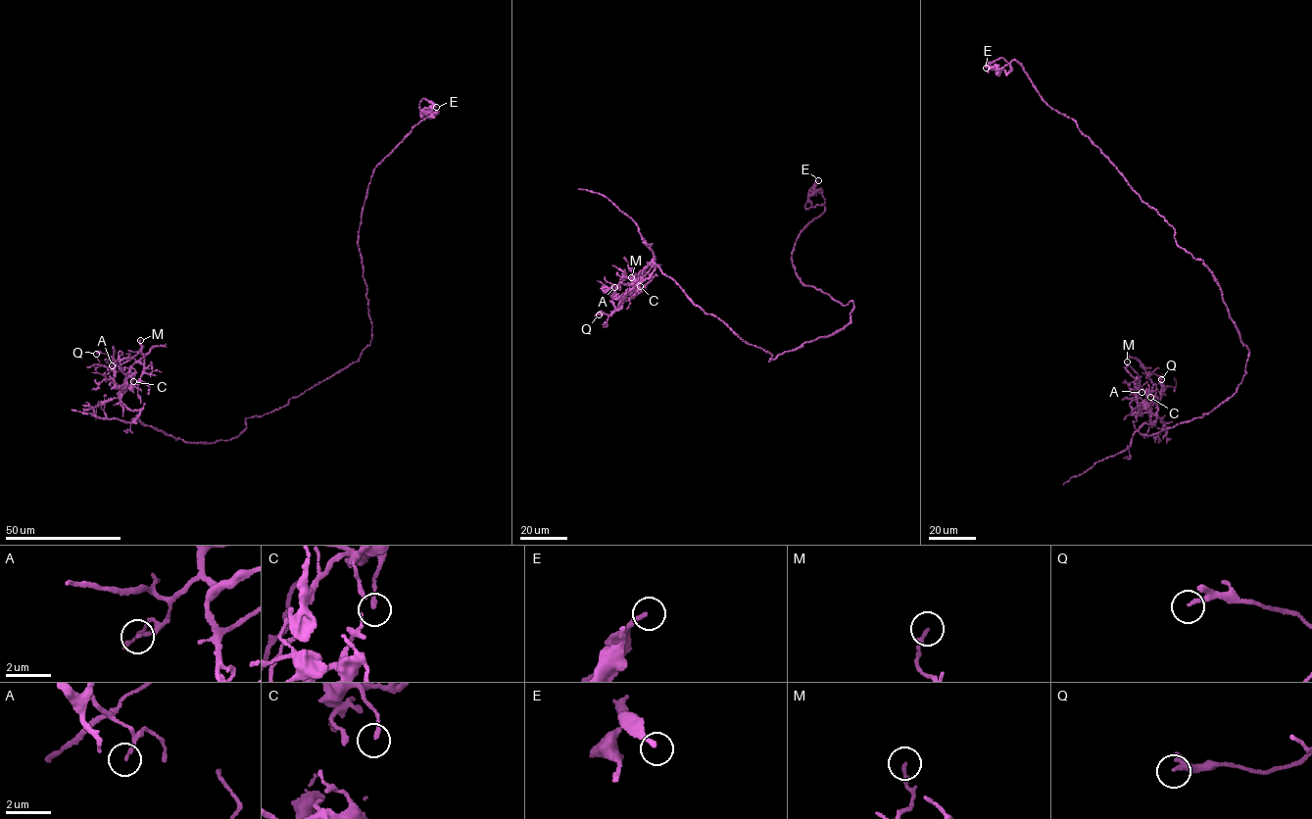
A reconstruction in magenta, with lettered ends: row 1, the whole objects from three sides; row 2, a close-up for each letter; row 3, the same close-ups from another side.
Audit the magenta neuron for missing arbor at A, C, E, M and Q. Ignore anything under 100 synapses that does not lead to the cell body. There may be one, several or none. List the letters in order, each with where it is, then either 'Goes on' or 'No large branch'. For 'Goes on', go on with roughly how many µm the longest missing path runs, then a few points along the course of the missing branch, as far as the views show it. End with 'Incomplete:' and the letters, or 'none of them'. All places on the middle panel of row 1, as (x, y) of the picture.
A: Place: (614, 287). No large branch
C: Place: (640, 286). No large branch
E: Place: (818, 180). No large branch
M: Place: (631, 277). No large branch
Q: Place: (599, 314). No large branch
Incomplete: none of them

